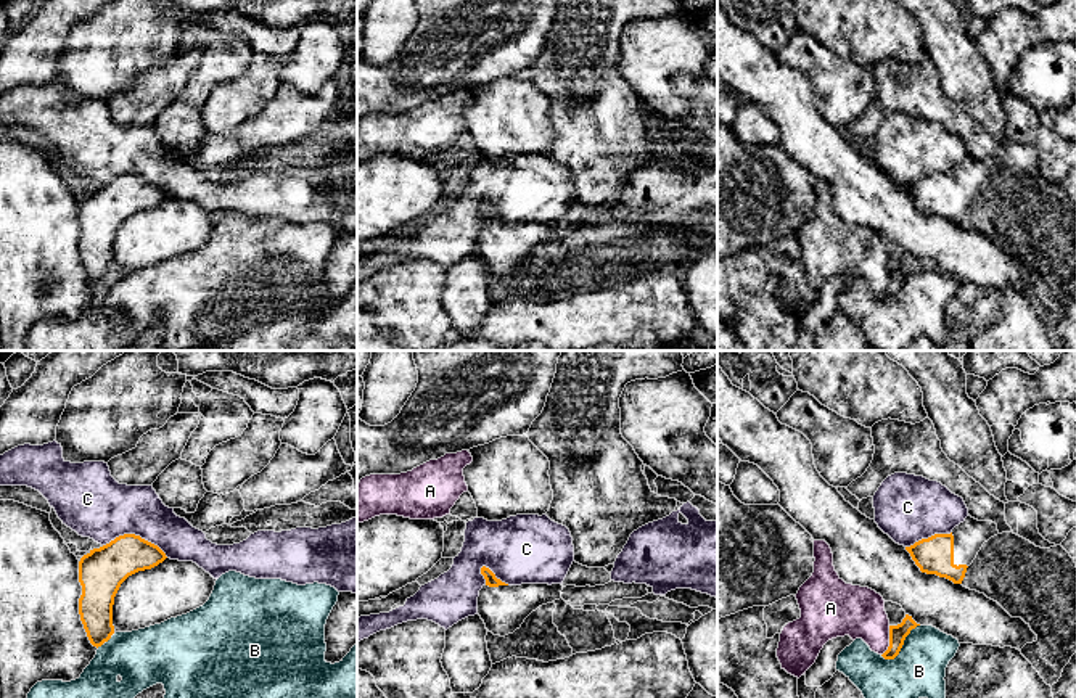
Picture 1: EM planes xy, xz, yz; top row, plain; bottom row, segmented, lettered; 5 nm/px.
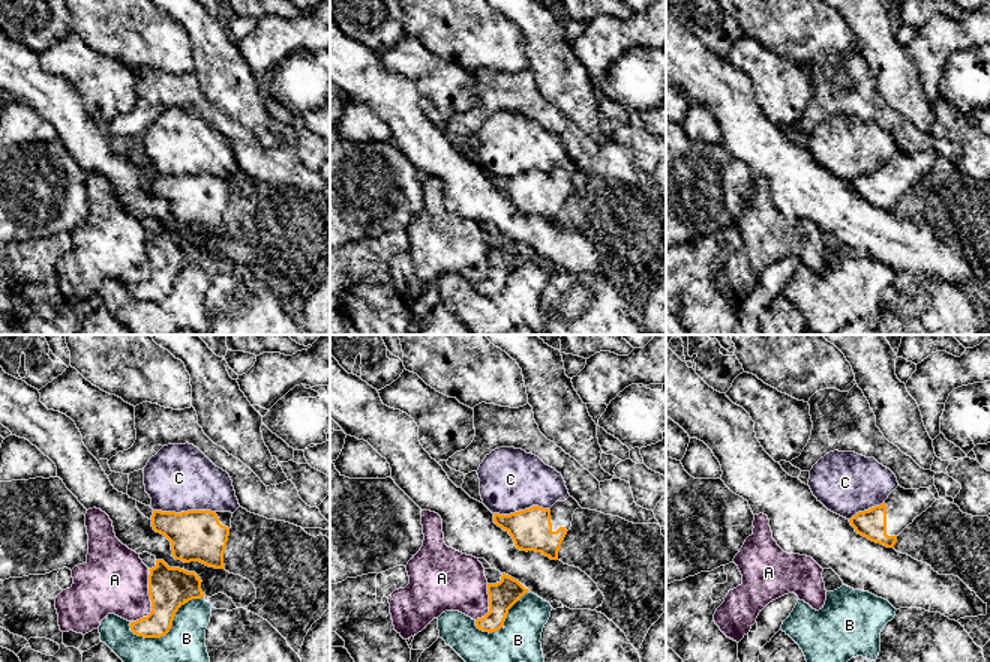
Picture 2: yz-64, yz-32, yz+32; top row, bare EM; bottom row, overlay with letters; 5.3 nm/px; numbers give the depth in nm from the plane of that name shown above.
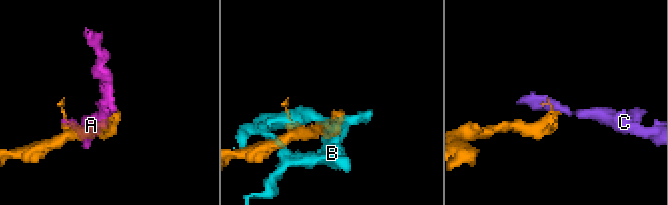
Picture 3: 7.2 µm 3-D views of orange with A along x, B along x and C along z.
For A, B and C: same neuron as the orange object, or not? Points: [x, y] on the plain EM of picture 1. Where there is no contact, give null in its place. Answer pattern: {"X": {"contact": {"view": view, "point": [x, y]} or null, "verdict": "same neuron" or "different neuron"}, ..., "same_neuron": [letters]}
{"A": {"contact": {"view": "yz", "point": [890, 280]}, "verdict": "different neuron"}, "B": {"contact": {"view": "yz", "point": [901, 287]}, "verdict": "different neuron"}, "C": {"contact": {"view": "xy", "point": [134, 174]}, "verdict": "different neuron"}, "same_neuron": []}

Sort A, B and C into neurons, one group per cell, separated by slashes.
A / B / C

